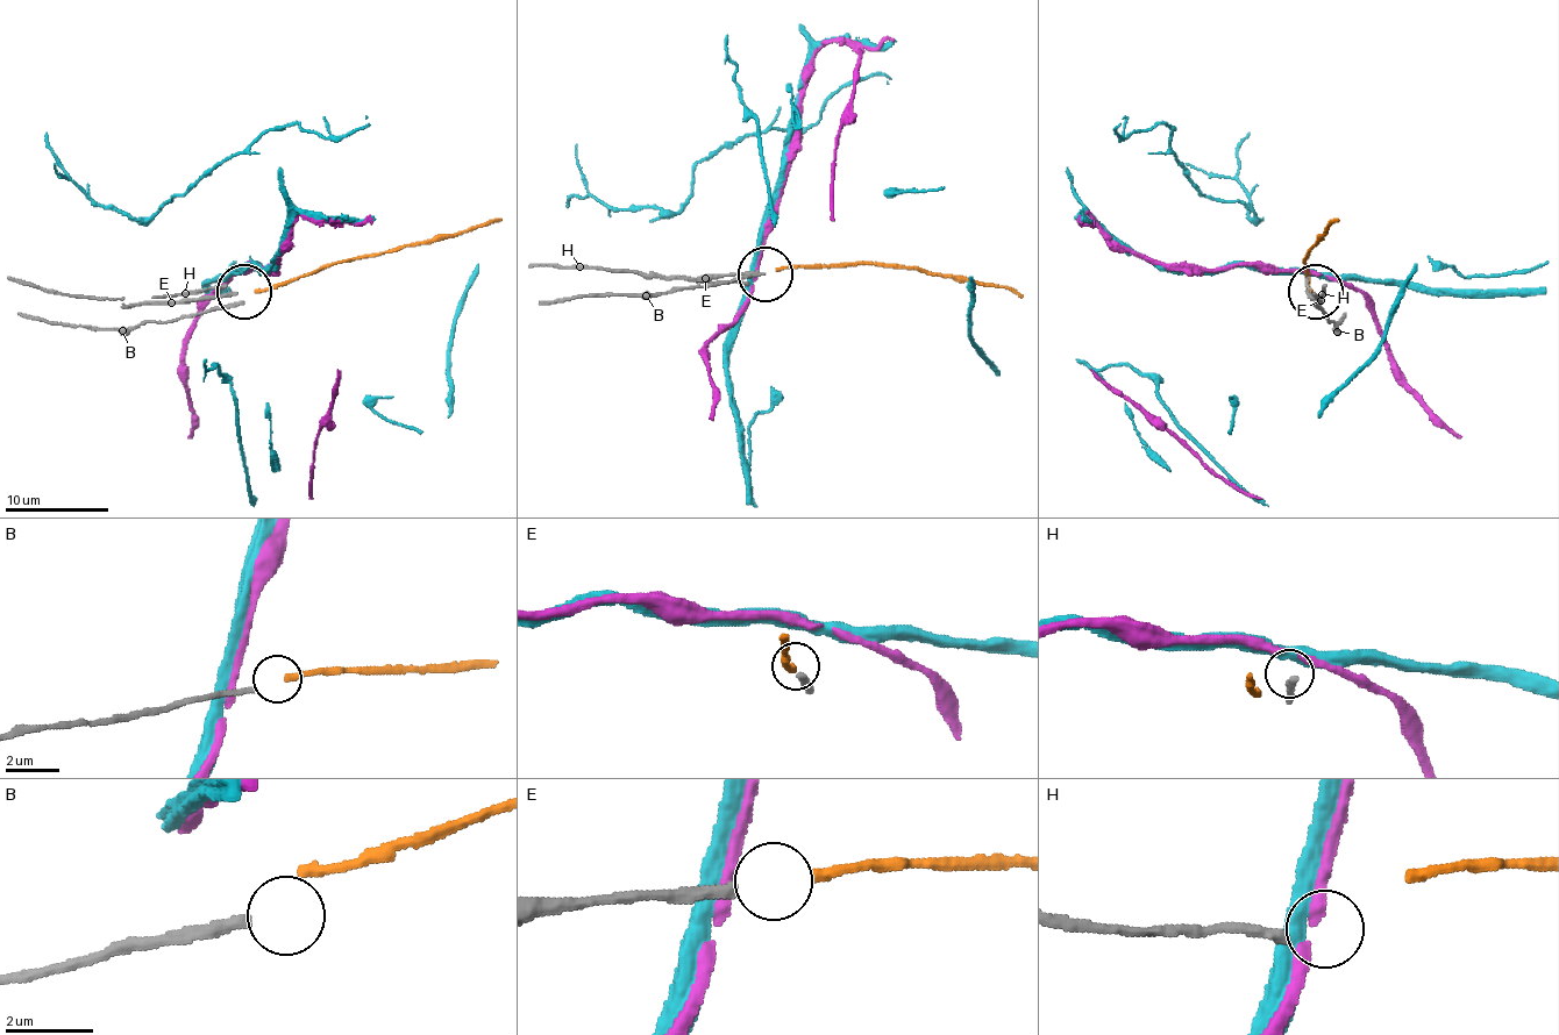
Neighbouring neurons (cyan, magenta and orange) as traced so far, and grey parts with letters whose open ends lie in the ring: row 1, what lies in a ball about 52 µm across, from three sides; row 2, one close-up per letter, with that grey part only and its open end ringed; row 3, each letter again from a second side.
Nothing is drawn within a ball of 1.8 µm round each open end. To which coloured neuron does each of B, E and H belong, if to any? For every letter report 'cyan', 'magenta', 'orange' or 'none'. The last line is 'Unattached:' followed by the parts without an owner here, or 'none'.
B: none
E: orange
H: none
Unattached: B, H

